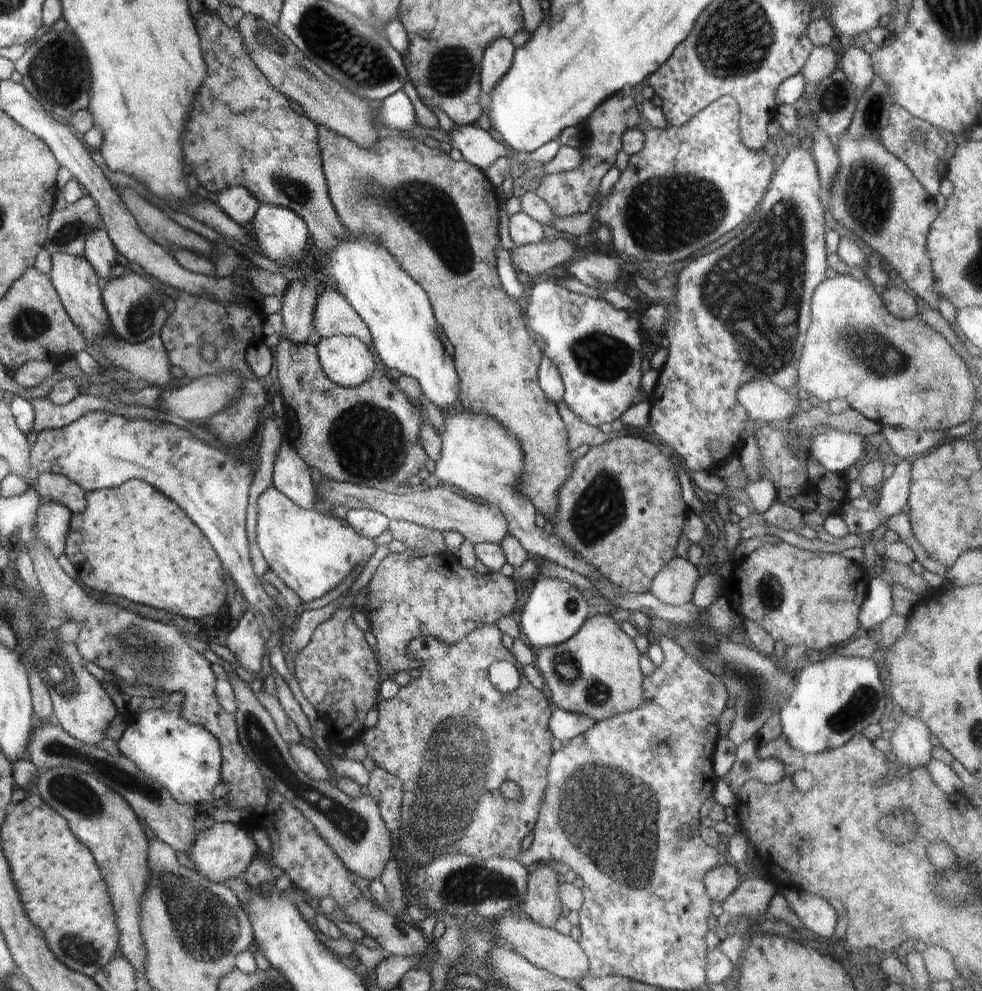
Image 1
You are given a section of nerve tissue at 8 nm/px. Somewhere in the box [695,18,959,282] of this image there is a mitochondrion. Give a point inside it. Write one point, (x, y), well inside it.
(869, 195)

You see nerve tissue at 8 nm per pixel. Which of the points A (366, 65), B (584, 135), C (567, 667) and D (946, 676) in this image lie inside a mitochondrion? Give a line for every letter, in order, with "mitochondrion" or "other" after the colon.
A: mitochondrion
B: other
C: mitochondrion
D: other

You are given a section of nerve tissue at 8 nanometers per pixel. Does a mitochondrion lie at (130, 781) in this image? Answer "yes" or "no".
yes

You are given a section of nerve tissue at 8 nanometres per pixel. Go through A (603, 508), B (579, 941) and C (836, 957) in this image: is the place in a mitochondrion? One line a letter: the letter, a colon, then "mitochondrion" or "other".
A: mitochondrion
B: other
C: other

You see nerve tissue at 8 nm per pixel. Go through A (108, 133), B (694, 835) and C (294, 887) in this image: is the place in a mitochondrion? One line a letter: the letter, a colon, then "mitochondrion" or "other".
A: other
B: other
C: other

